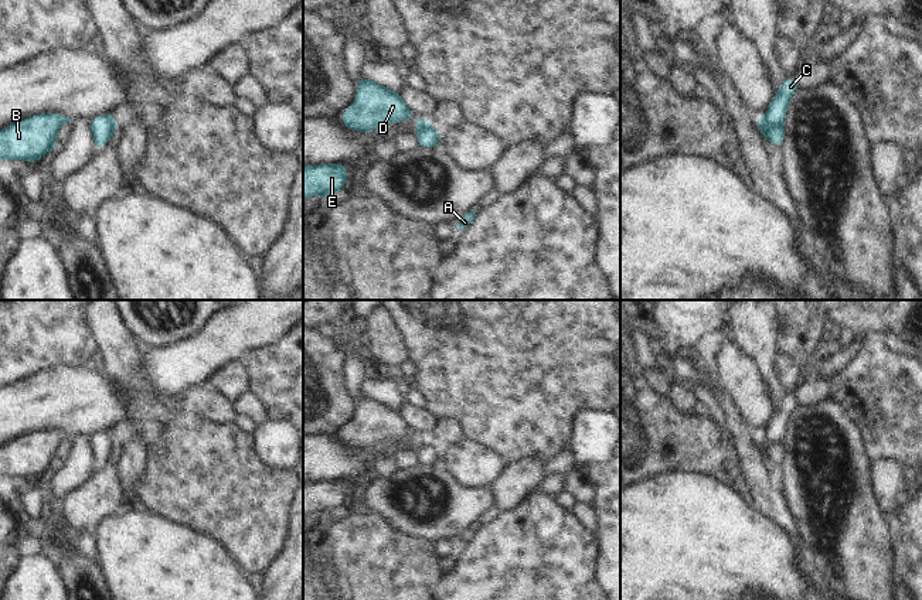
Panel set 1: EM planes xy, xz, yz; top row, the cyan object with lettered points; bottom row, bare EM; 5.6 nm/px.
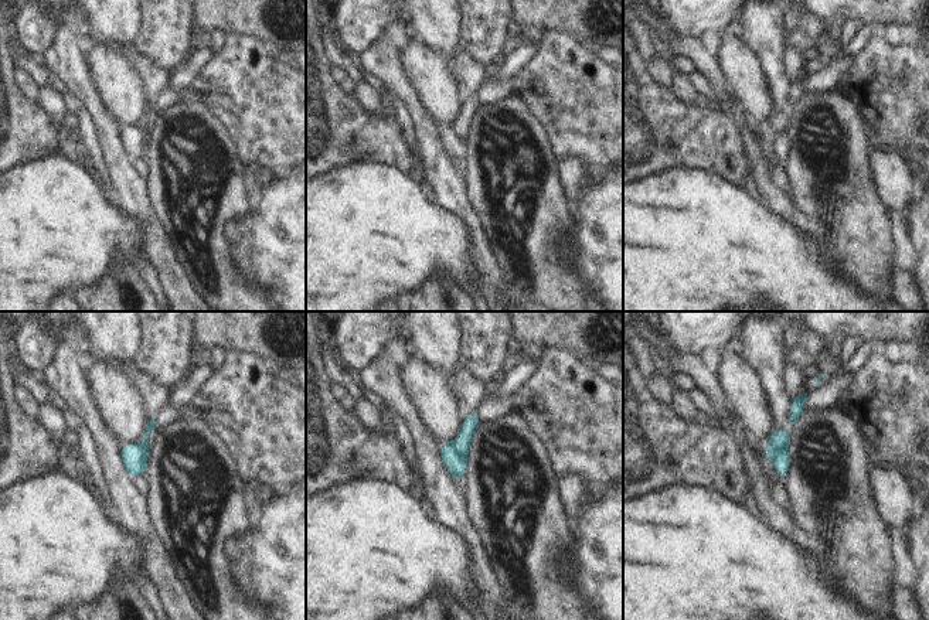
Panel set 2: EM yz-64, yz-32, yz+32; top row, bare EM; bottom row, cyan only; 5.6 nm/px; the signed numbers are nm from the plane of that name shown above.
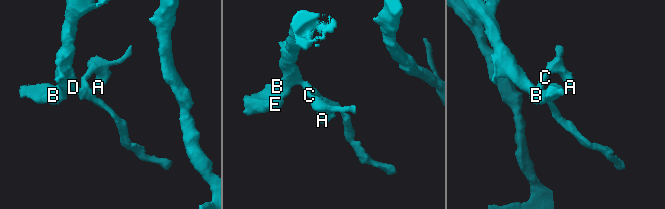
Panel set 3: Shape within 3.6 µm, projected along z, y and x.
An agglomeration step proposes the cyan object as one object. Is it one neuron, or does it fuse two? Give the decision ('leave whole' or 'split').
split

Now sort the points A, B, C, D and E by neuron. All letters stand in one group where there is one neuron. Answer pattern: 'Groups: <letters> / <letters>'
Groups: A C / B D E

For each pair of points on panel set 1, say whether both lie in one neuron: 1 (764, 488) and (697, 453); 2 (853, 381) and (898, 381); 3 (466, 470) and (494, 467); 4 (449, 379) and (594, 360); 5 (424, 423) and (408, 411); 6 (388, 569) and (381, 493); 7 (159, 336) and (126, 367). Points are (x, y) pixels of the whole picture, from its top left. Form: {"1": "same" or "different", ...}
{"1": "different", "2": "same", "3": "same", "4": "same", "5": "same", "6": "different", "7": "different"}

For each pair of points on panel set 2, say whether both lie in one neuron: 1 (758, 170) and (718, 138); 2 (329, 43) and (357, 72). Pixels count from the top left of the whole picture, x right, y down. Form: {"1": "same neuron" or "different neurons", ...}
{"1": "different neurons", "2": "same neuron"}

